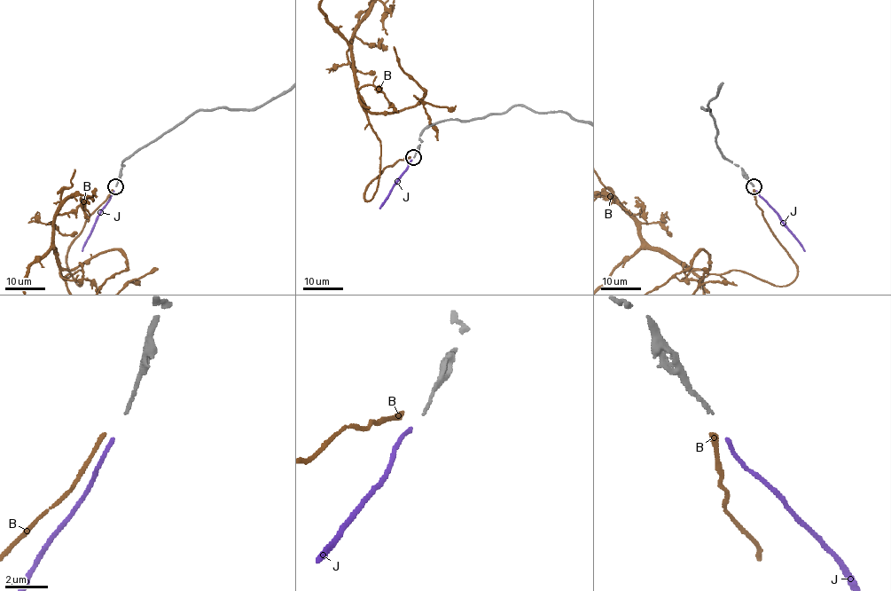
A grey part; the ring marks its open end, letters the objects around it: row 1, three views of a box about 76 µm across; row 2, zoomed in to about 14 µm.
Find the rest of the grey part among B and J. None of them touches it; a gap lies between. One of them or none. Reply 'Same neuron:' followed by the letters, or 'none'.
Same neuron: J

